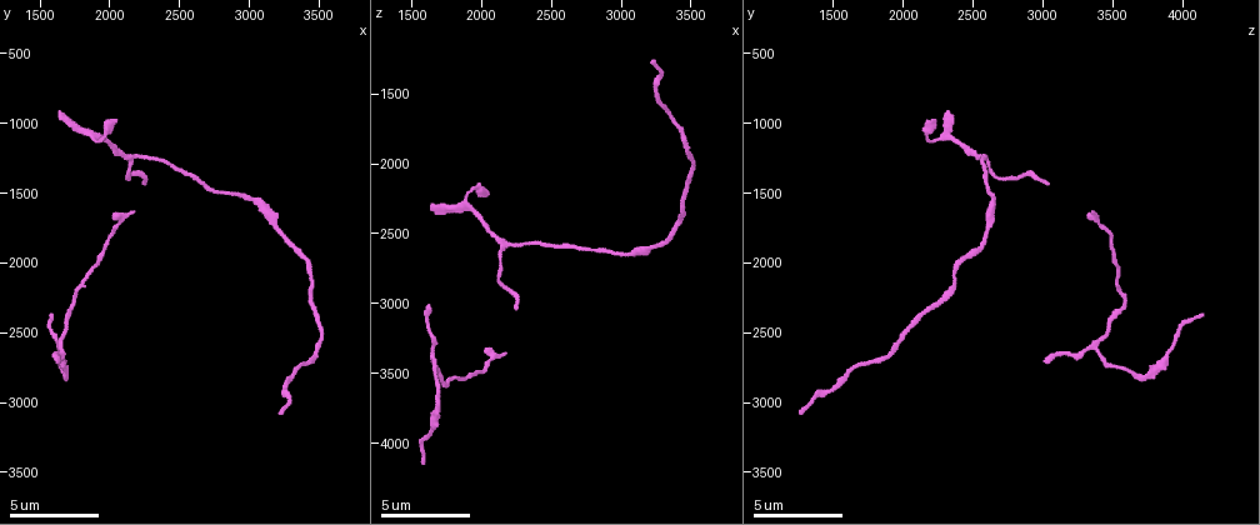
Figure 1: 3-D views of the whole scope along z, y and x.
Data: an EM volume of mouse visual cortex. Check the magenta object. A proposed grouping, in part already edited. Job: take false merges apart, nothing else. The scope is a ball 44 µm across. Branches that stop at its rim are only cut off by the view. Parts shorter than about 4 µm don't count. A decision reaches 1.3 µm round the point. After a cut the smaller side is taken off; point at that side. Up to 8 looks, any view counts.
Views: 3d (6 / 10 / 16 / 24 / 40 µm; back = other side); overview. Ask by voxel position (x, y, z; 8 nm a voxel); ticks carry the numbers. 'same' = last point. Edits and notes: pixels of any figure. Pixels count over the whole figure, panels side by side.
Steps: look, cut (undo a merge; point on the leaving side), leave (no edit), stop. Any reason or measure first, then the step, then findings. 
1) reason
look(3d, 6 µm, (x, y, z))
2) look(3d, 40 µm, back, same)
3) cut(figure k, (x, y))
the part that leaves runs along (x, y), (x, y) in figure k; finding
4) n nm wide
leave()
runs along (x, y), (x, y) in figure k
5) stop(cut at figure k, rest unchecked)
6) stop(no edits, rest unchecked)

a narrow waist
look(3d, 16 µm, (3440, 2100, 2360))

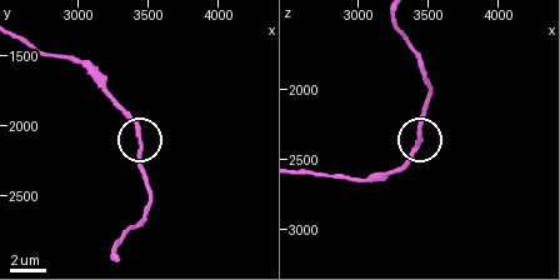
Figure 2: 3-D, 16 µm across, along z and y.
240 nm wide
leave()
runs along (23, 38), (40, 50), (76, 61), (130, 119), (144, 180) in figure 2; one neuron here

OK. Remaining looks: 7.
look(3d, 10 µm, (2180, 1260, 2560))

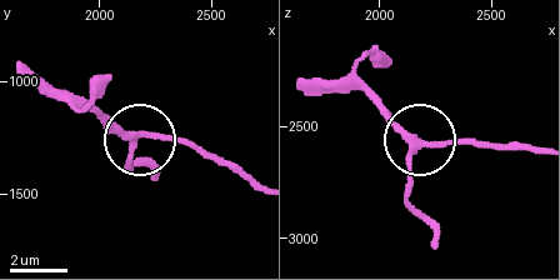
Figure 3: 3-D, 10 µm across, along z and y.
side arm 27 µm
leave()
all the same neuron

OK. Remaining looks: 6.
sudden change in width
look(3d, 10 µm, (2140, 1640, 3380))

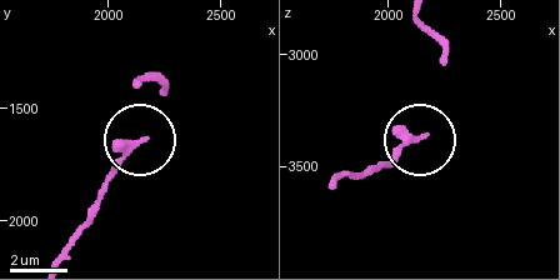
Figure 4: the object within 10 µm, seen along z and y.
closer look
look(3d, 6 µm, (2150, 1650, 3360))

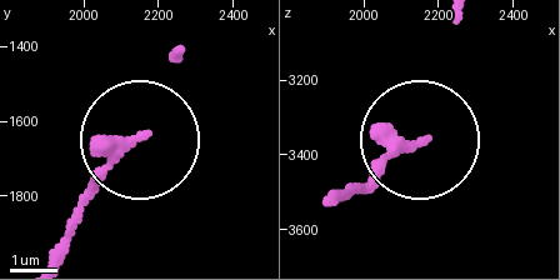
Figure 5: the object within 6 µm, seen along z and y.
210 nm wide
leave()
all the same neuron

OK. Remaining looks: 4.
narrows sharply
look(3d, 10 µm, (2760, 1480, 2600))

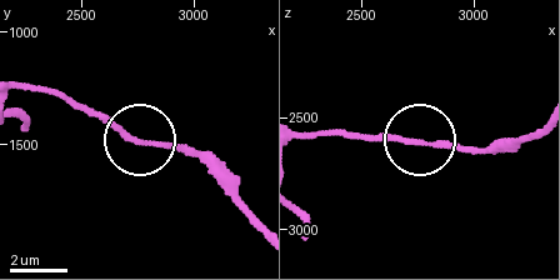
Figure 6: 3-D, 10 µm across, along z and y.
leave()
runs along (26, 89), (61, 93), (134, 136), (210, 153) in figure 6; continuous, no second neuron

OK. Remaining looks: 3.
stop(no edits, rest unchecked)

